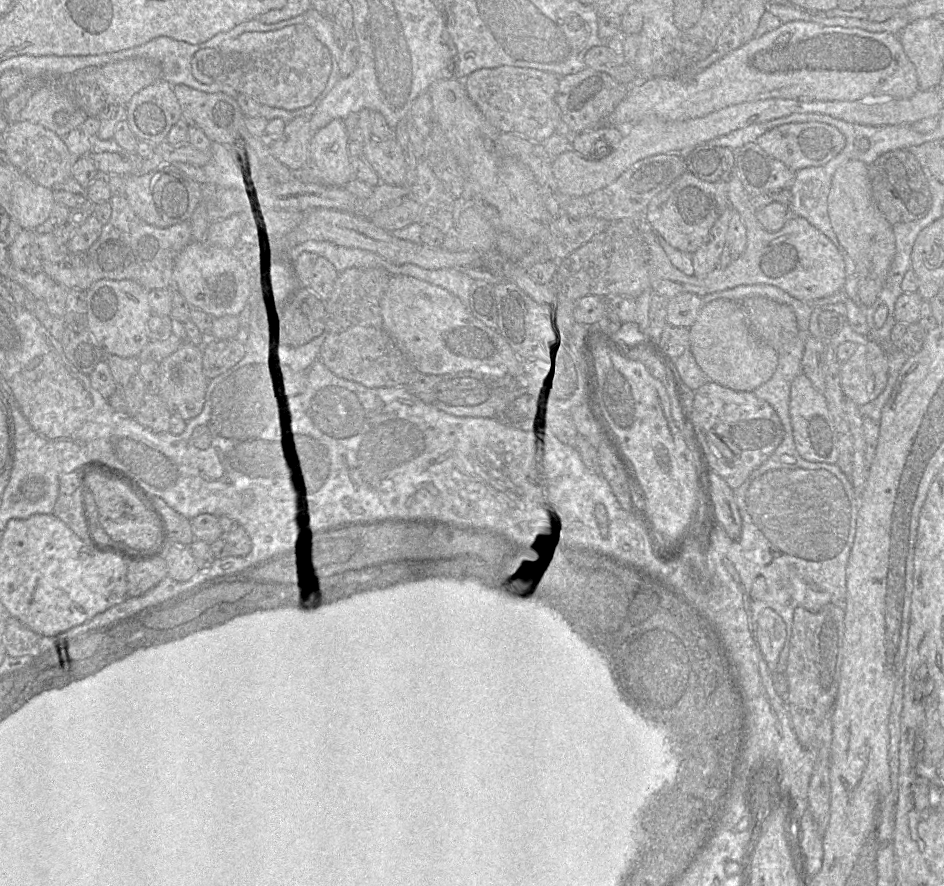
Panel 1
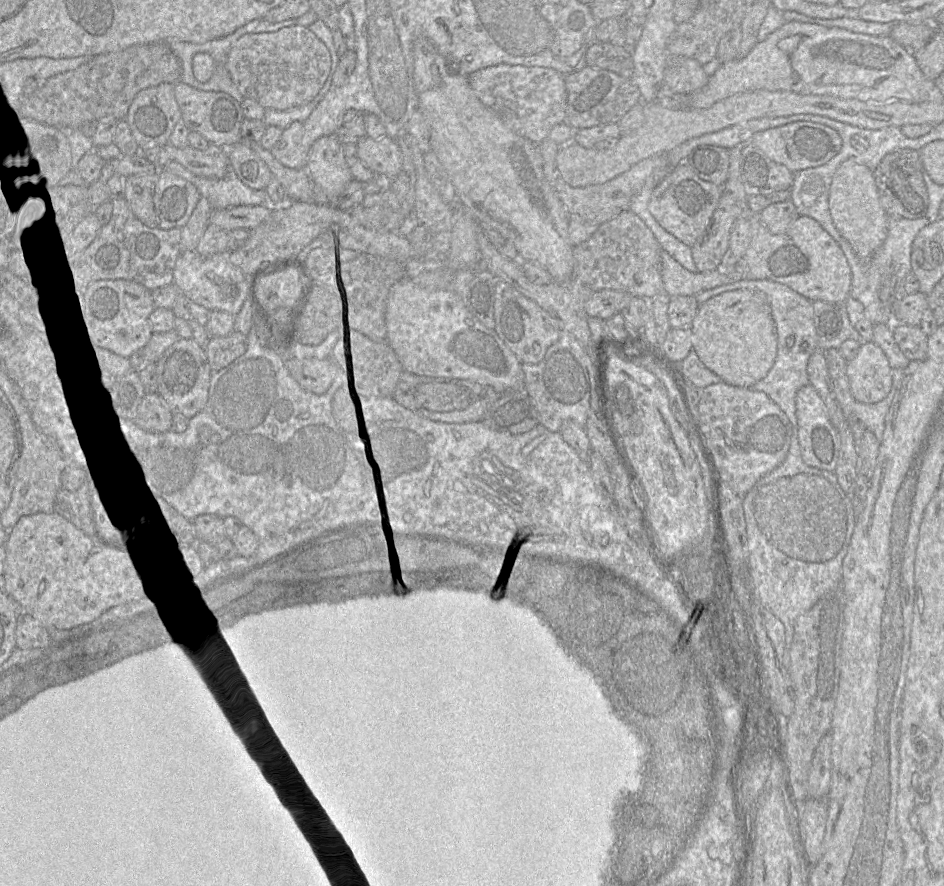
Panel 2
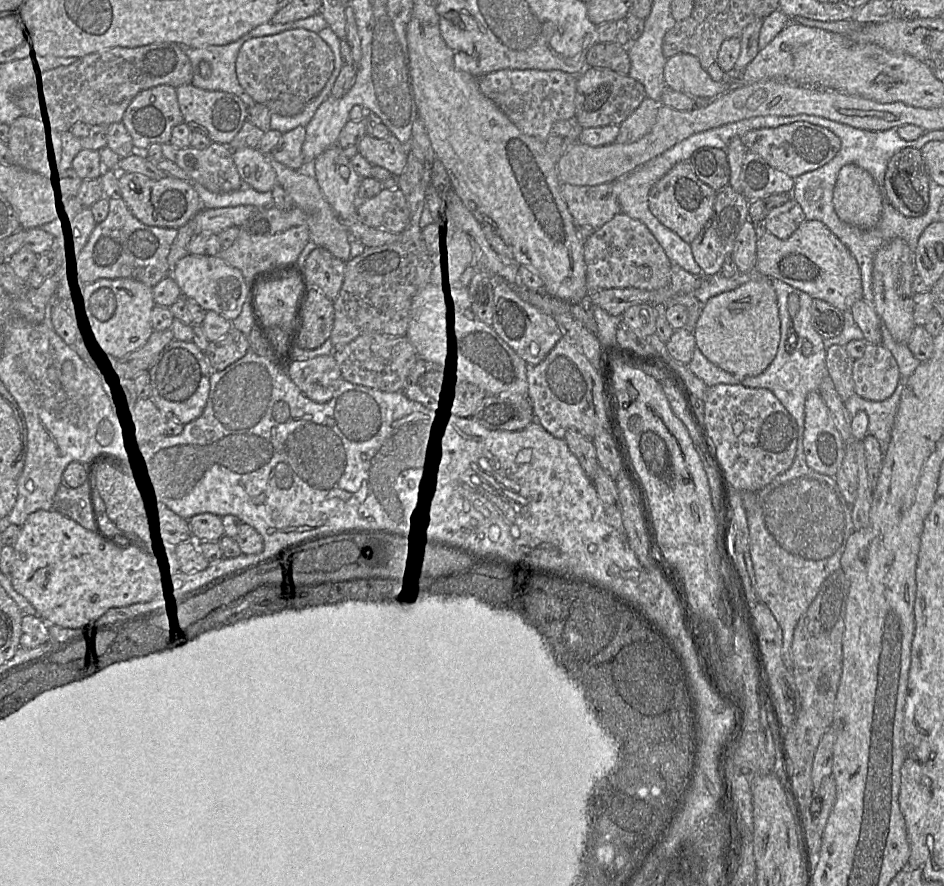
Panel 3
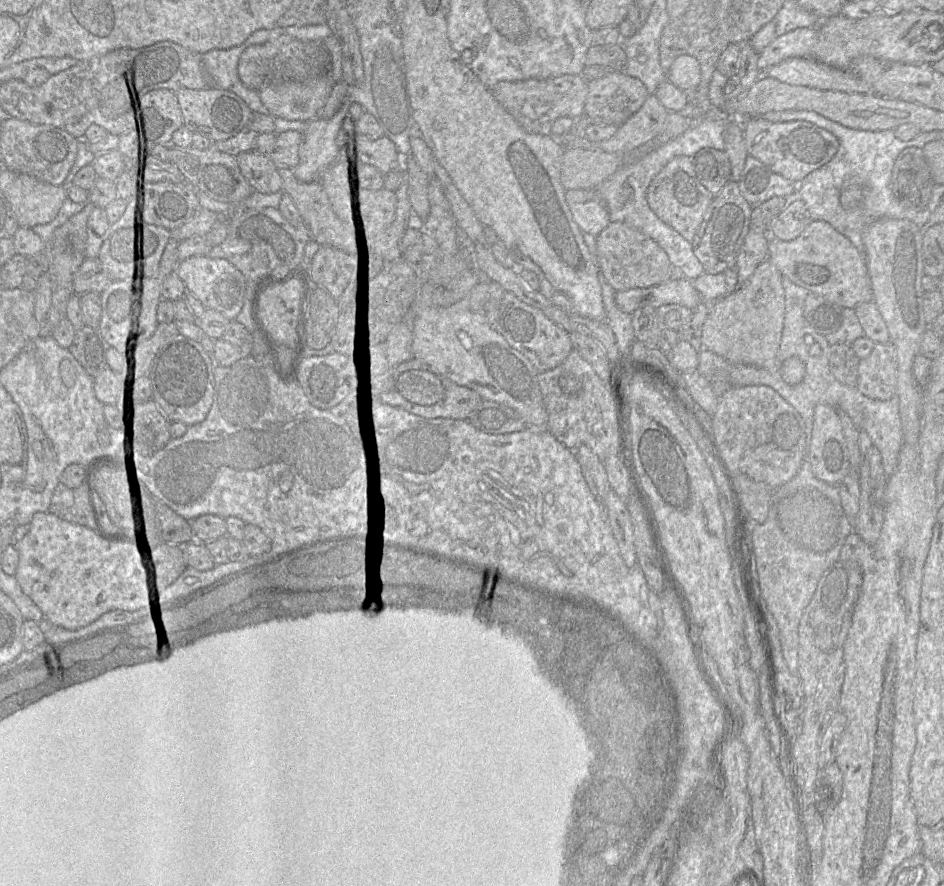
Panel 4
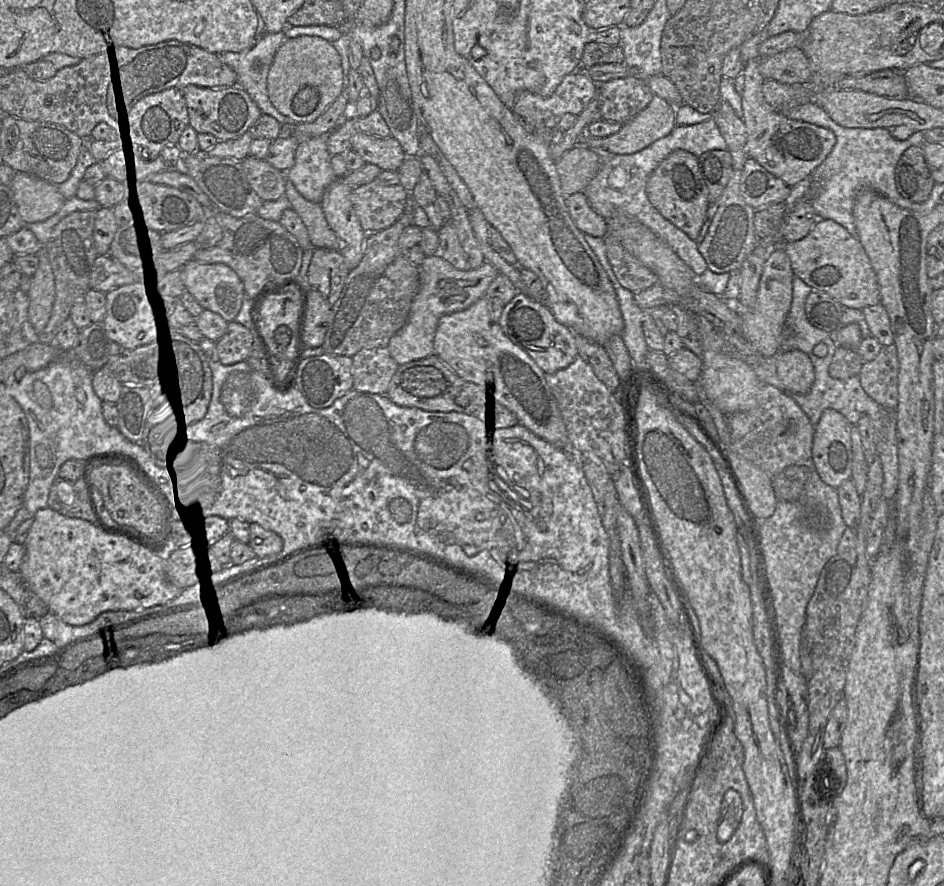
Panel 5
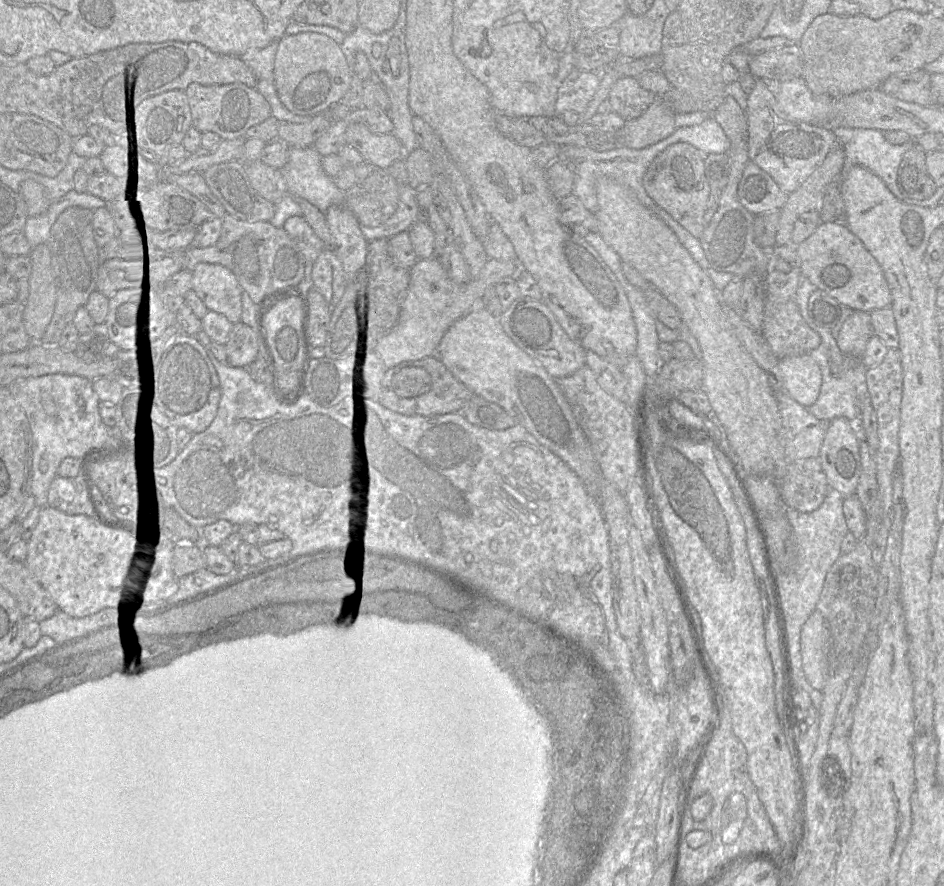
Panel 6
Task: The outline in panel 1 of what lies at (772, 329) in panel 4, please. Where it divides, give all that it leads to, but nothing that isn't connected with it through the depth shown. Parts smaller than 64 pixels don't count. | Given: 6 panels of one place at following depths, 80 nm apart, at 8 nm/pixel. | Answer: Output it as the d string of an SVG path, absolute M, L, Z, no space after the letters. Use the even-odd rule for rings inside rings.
M721 298L706 303L689 330L689 348L699 367L714 383L735 391L753 392L777 368L778 352L755 338L739 302Z

